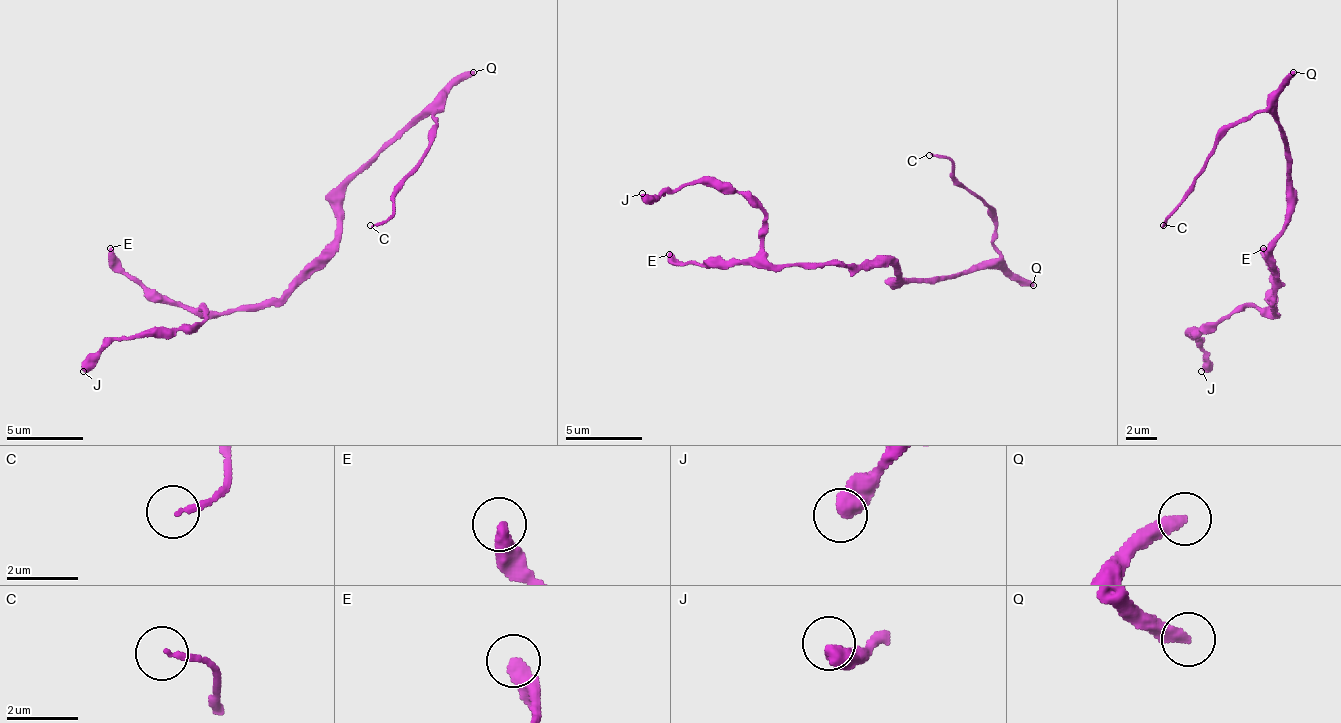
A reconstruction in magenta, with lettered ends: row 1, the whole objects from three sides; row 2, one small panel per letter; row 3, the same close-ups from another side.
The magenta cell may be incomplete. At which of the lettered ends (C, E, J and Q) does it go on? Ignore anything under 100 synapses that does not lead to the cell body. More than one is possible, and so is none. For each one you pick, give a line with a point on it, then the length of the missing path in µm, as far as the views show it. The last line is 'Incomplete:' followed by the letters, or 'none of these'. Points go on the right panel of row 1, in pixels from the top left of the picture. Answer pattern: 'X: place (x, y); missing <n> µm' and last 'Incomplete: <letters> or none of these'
Q: place (1293, 72); missing 120 µm
Incomplete: Q

